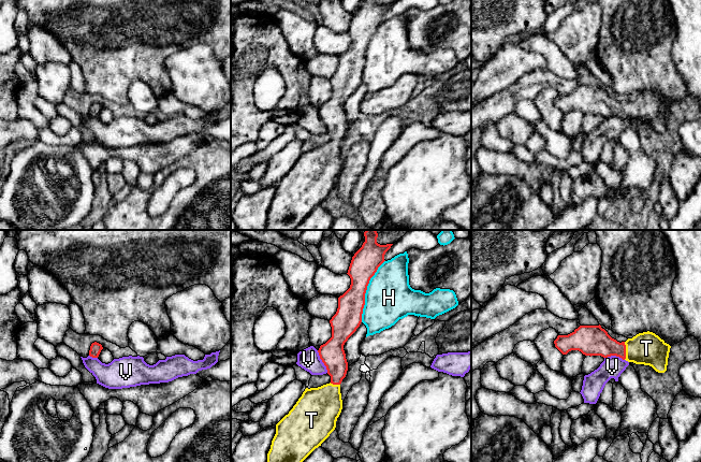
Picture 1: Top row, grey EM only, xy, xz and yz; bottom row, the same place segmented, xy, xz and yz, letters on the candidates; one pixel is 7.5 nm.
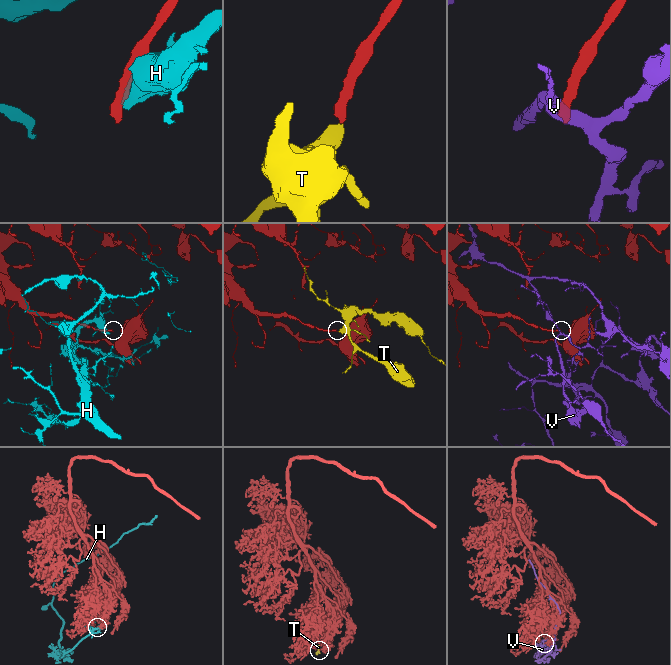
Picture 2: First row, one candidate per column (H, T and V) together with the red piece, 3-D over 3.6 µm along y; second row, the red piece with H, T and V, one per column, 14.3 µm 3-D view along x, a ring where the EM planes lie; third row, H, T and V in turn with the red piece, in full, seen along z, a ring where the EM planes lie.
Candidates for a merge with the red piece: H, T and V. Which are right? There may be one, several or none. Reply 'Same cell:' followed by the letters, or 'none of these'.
Same cell: T

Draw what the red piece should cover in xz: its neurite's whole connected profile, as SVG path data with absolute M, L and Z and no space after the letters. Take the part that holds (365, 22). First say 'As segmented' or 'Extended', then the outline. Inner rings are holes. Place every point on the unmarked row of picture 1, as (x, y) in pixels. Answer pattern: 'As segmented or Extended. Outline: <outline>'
Extended. Outline: M365 0L352 16L347 32L351 38L350 47L338 57L337 71L330 80L332 97L318 110L331 135L331 142L318 147L306 147L289 173L276 184L276 193L267 213L266 230L294 230L335 189L337 177L342 169L340 143L348 130L344 104L362 82L367 45L378 27L385 20L384 14L392 4Z

